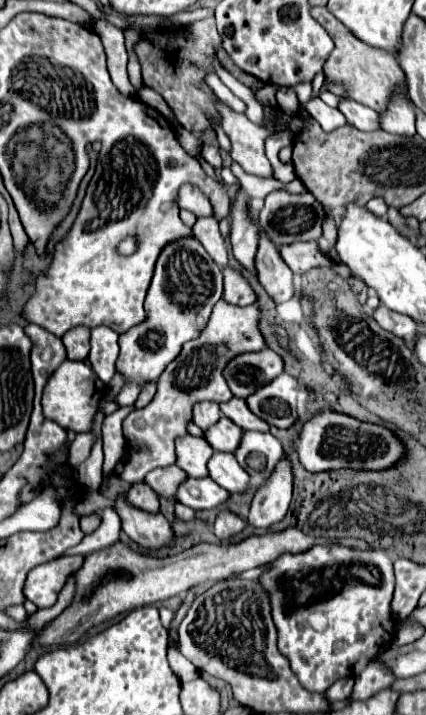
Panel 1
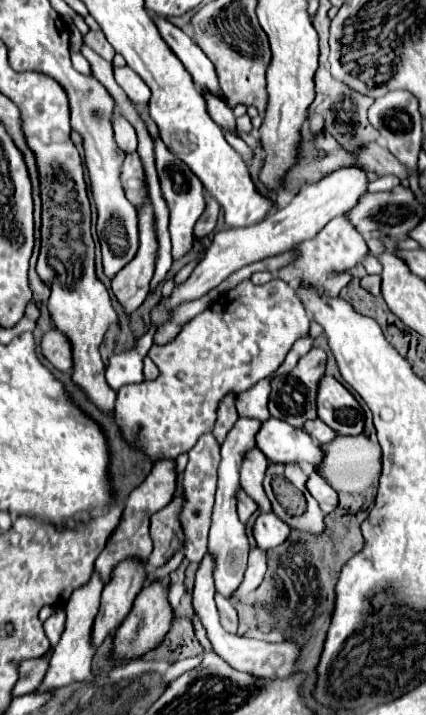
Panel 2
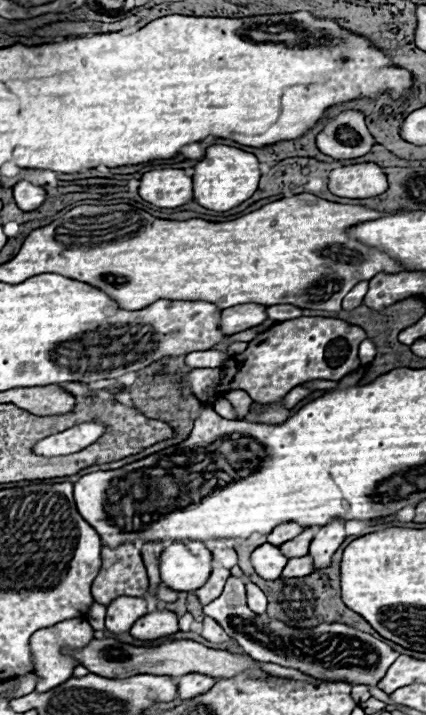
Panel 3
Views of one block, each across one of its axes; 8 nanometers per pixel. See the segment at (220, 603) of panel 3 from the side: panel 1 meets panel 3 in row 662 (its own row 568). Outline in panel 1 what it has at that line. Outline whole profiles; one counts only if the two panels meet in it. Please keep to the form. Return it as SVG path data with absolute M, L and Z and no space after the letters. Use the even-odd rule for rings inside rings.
M314 546L312 550L296 556L282 556L272 562L272 570L260 578L272 604L272 618L278 628L278 650L290 660L300 684L310 692L326 692L338 678L356 678L366 668L380 646L390 644L394 636L392 602L395 589L393 561L386 552L358 552L344 546ZM320 612L328 618L328 626L322 632L312 630L308 616Z

